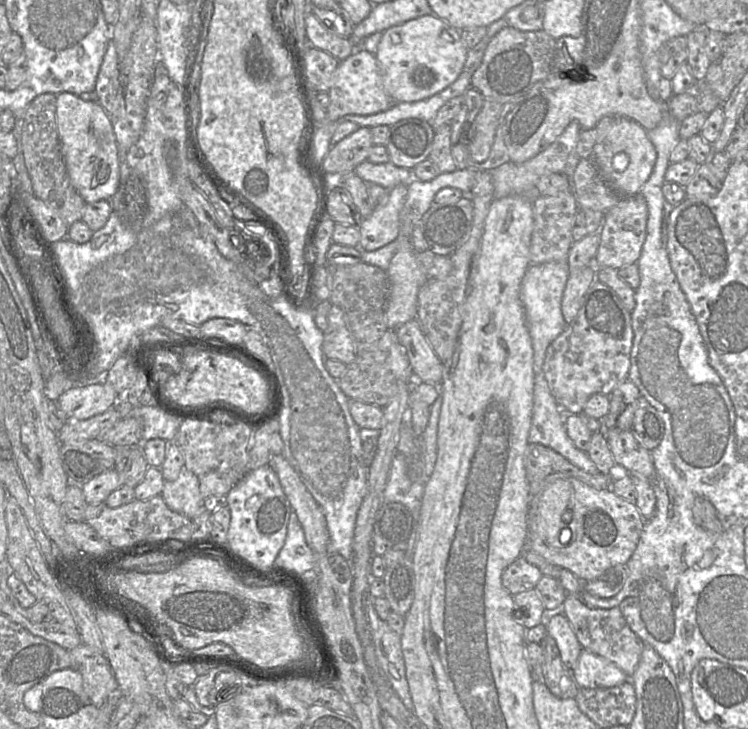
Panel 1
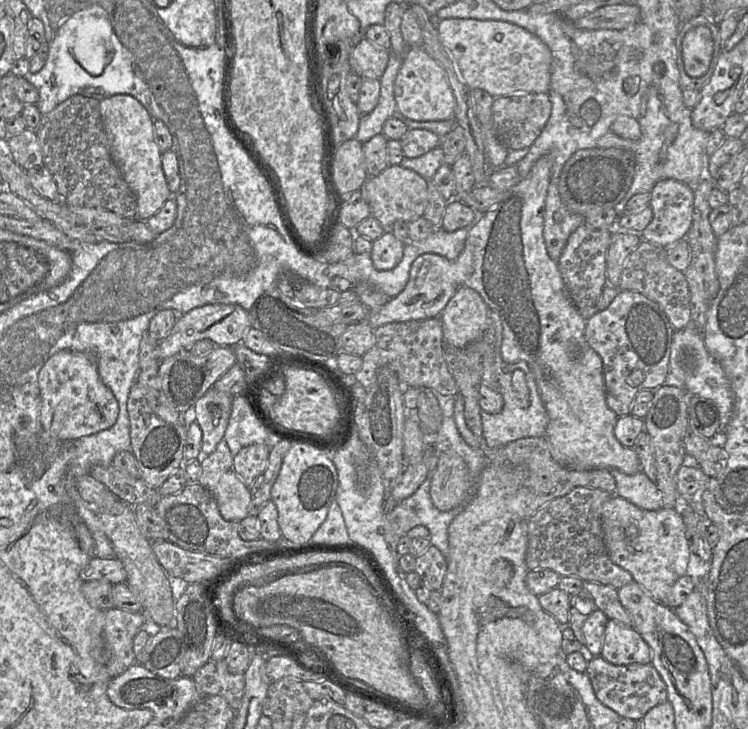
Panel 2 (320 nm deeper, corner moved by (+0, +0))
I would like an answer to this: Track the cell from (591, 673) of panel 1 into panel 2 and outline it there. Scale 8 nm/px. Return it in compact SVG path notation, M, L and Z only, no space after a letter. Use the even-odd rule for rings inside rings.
M608 620L600 656L614 665L647 664L651 649L632 626Z

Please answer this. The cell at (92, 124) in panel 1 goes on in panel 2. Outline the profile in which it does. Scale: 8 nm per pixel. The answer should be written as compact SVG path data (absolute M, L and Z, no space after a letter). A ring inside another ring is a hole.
M117 94L100 100L99 111L112 159L136 195L137 210L133 219L146 221L173 196L162 169L162 152L154 140L153 118L136 98L128 94Z

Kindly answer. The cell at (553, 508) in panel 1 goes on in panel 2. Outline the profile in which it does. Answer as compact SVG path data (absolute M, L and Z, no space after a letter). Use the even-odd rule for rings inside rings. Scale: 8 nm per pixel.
M613 495L602 508L604 543L613 563L628 571L653 599L666 603L673 584L686 575L690 559L687 530L682 515L662 507L644 510Z

